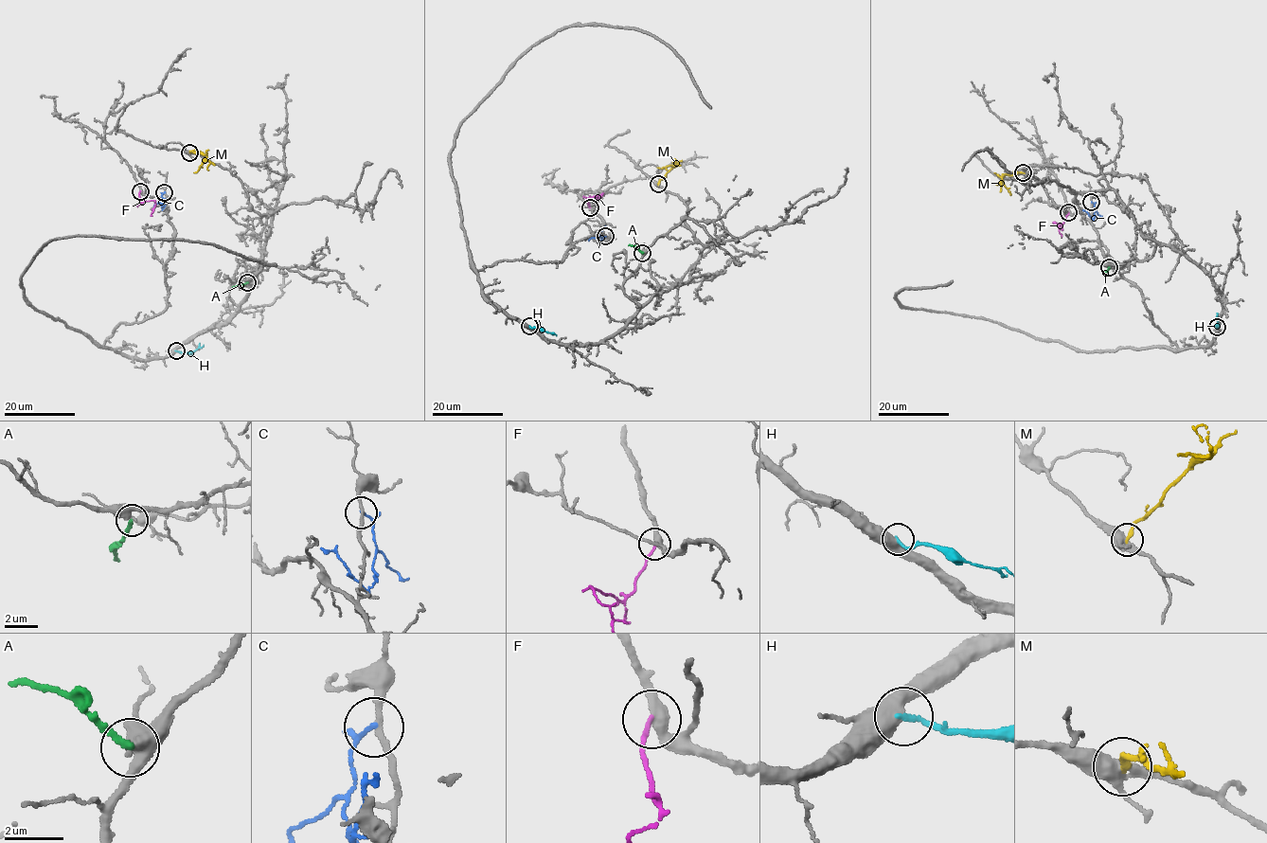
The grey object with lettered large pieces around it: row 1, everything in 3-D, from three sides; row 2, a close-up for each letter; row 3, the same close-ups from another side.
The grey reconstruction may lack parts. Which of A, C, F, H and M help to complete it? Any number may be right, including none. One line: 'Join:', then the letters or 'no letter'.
Join: F

